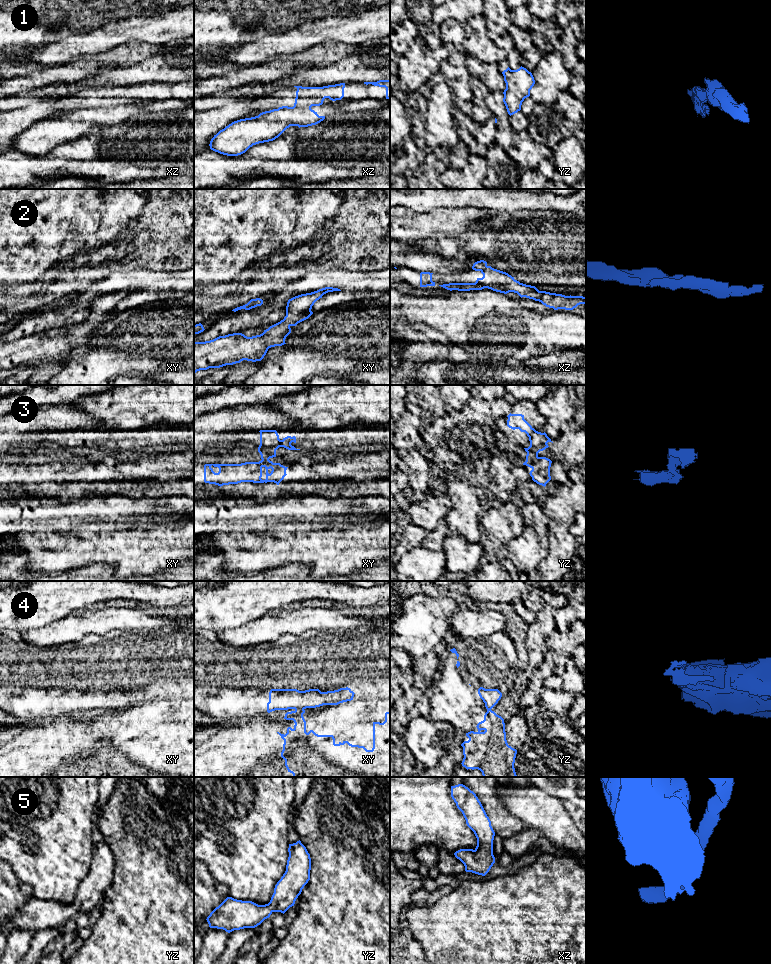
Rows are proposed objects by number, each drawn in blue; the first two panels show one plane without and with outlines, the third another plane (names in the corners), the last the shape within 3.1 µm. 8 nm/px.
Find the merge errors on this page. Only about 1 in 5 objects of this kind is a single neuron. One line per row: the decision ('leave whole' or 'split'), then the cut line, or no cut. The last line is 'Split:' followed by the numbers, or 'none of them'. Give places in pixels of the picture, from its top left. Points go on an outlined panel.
1: split; cut in xz along (293, 106), (310, 108)
2: leave whole; no cut
3: split; cut in yz along (537, 456), (526, 461)
4: split; cut in xy along (303, 708), (295, 710)
5: leave whole; no cut
Split: 1, 3, 4

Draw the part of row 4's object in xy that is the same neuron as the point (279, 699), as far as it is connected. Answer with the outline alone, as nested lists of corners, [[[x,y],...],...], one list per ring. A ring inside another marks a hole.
[[[348,687],[327,692],[321,692],[319,689],[305,691],[297,689],[271,689],[269,702],[267,703],[267,712],[338,705],[353,700],[354,694]]]

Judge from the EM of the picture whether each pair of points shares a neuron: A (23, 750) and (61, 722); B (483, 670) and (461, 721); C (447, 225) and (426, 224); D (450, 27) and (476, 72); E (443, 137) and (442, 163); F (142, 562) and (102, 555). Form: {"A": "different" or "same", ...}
{"A": "same", "B": "same", "C": "same", "D": "different", "E": "different", "F": "same"}

